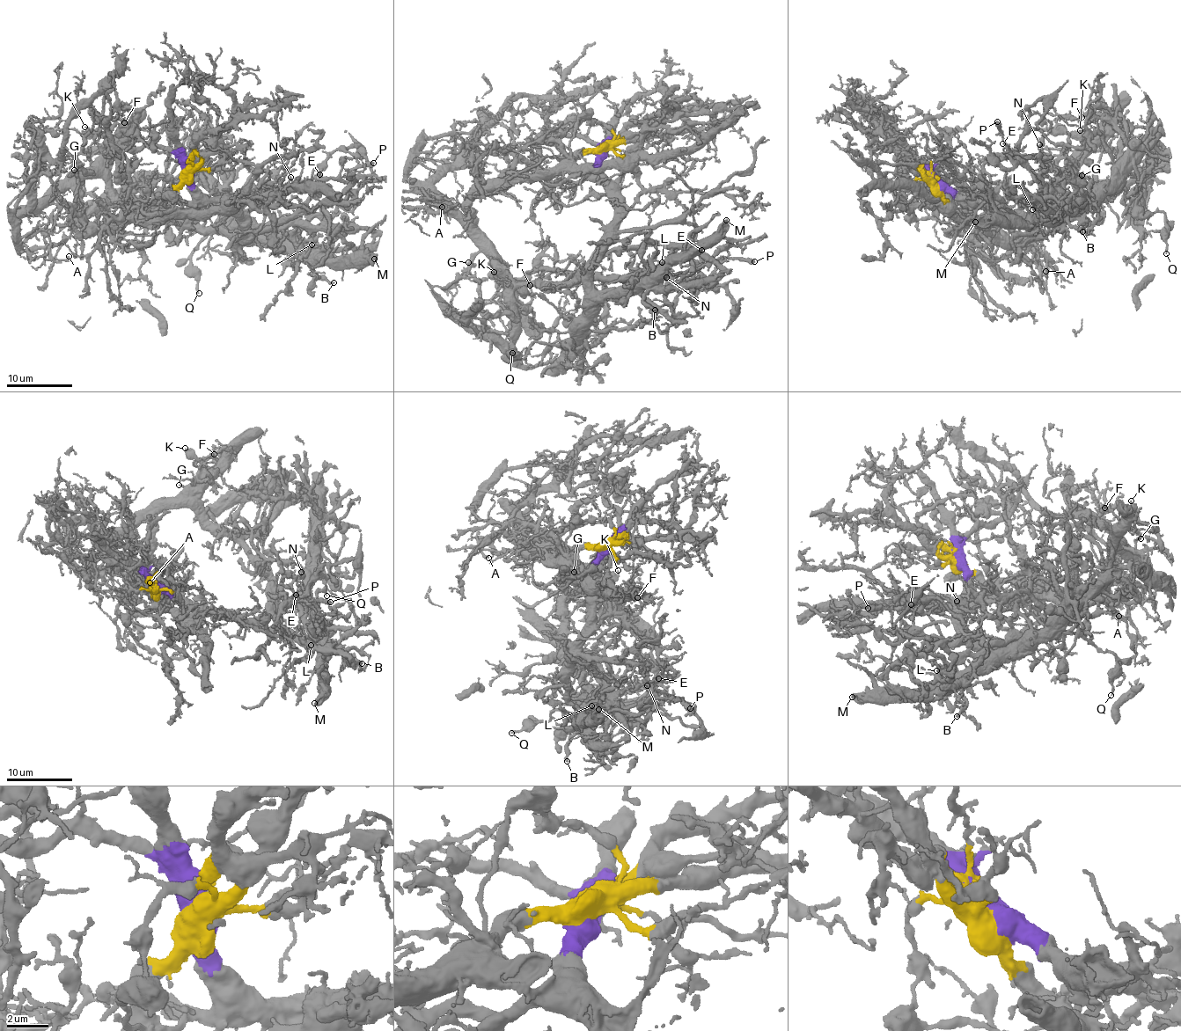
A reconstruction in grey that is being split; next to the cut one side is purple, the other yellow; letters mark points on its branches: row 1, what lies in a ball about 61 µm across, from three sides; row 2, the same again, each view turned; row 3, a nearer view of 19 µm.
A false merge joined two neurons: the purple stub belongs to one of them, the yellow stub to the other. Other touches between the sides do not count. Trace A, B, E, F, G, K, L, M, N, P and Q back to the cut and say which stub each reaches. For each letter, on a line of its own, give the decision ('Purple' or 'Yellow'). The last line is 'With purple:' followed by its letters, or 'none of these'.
A: Yellow
B: Purple
E: Purple
F: Yellow
G: Yellow
K: Yellow
L: Purple
M: Purple
N: Purple
P: Purple
Q: Purple
With purple: B, E, L, M, N, P, Q

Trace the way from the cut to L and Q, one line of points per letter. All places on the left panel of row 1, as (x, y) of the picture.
L: (187, 170), (194, 186), (239, 221), (245, 235), (238, 240), (243, 244), (289, 241), (304, 254), (311, 244)
Q: (187, 170), (245, 235), (238, 240), (223, 206), (192, 255), (199, 292)

